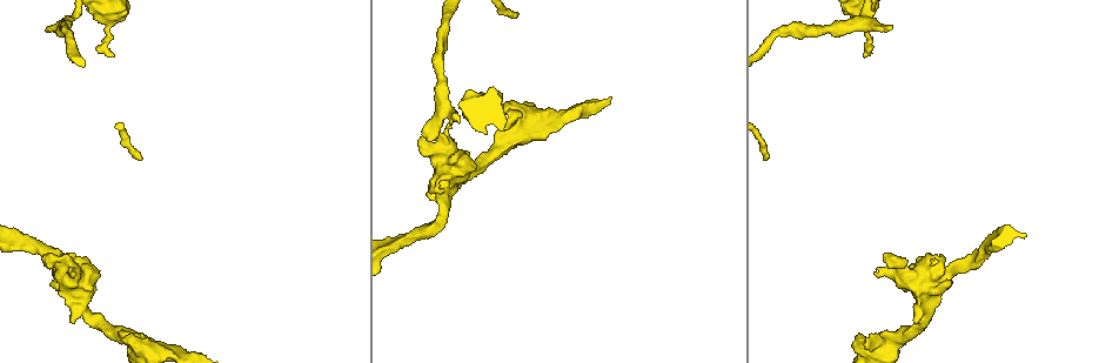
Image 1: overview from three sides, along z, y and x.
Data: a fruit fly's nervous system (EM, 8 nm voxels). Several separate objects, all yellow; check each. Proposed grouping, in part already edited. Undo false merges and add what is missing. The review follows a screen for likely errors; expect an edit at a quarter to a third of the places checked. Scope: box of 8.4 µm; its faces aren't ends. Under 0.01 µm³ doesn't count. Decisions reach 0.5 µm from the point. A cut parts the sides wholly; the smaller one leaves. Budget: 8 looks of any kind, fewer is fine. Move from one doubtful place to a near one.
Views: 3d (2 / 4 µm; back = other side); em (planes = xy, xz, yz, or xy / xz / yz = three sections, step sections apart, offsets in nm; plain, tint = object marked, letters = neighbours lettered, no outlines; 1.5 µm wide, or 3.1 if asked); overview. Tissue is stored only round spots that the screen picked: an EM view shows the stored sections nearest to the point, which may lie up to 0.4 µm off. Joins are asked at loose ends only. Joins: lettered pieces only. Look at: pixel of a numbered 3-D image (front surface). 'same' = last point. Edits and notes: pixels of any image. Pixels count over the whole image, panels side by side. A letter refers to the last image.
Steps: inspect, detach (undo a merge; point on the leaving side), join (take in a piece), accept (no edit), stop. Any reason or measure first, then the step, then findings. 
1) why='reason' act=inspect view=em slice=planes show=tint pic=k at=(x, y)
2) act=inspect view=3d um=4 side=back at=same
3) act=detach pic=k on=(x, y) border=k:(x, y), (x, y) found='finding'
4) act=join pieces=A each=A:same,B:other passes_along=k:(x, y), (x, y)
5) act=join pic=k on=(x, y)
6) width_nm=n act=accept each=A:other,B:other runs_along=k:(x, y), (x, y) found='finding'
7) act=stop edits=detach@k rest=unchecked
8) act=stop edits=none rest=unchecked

why='sharp bend' act=inspect view=3d um=2 pic=1 at=(899, 260)

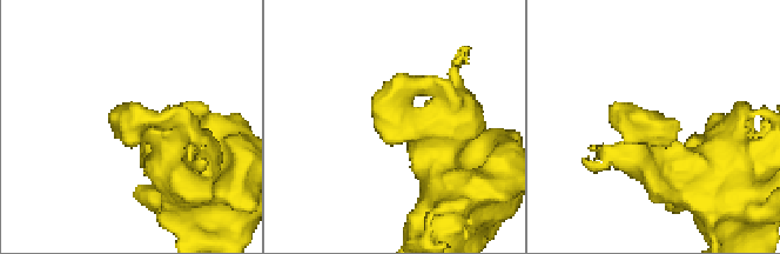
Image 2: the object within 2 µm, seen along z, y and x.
act=inspect view=em slice=planes show=plain pic=2 at=(397, 115)

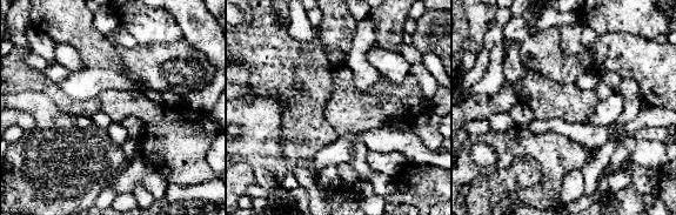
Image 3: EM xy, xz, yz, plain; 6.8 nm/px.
why='what lies round it' act=inspect view=em slice=planes show=letters at=same

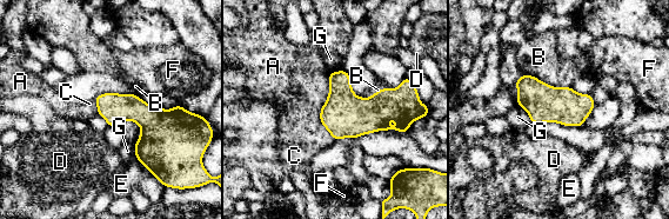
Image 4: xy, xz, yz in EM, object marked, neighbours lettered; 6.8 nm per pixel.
act=accept each=A:other,B:other,C:other,D:other,E:other,F:other,G:other border=4:(528, 74), (553, 86), (569, 87) found='one neuron here'

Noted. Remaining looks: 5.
why='free end' act=inspect view=3d um=4 pic=1 at=(865, 338)

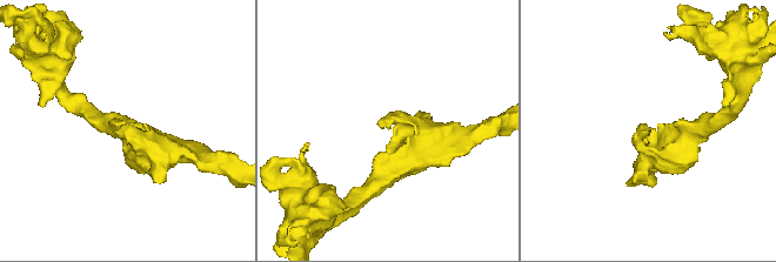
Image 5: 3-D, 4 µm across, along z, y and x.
why='now the EM' act=inspect view=em slice=planes show=tint pic=5 at=(121, 130)

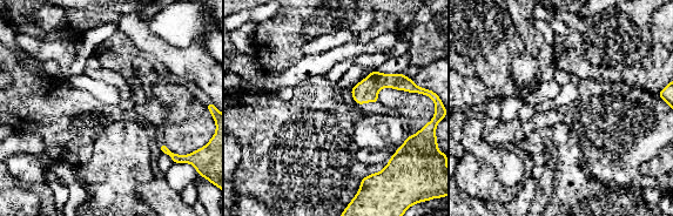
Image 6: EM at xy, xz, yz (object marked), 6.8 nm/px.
why='what lies round it' act=inspect view=em slice=planes show=letters at=same

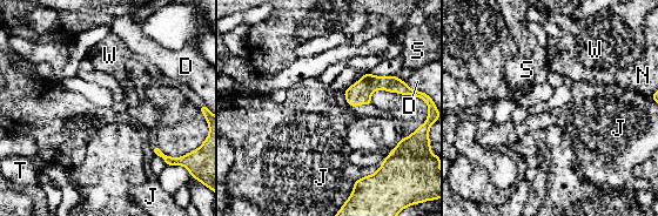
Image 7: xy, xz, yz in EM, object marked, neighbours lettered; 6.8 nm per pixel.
act=accept each=D:other,J:other,N:other,S:other,T:other,W:other border=7:(440, 115), (431, 125), (428, 139) found='none of them fits'

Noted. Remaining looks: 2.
why='tapers out' act=inspect view=em slice=planes show=plain pic=1 at=(891, 28)

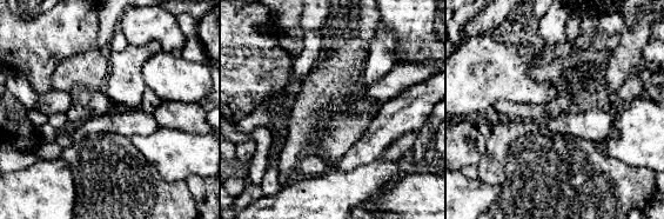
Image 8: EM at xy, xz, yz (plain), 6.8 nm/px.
act=inspect view=em slice=planes show=letters at=same

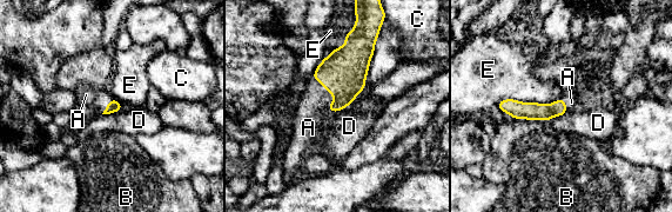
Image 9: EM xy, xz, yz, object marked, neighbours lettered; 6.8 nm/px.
act=join pieces=A each=A:same,B:other,C:other,D:other,E:other passes_along=9:(113, 106), (107, 106), (86, 94) found='the neuron continues'

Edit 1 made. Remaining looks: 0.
act=stop edits=join@9 rest=unchecked

